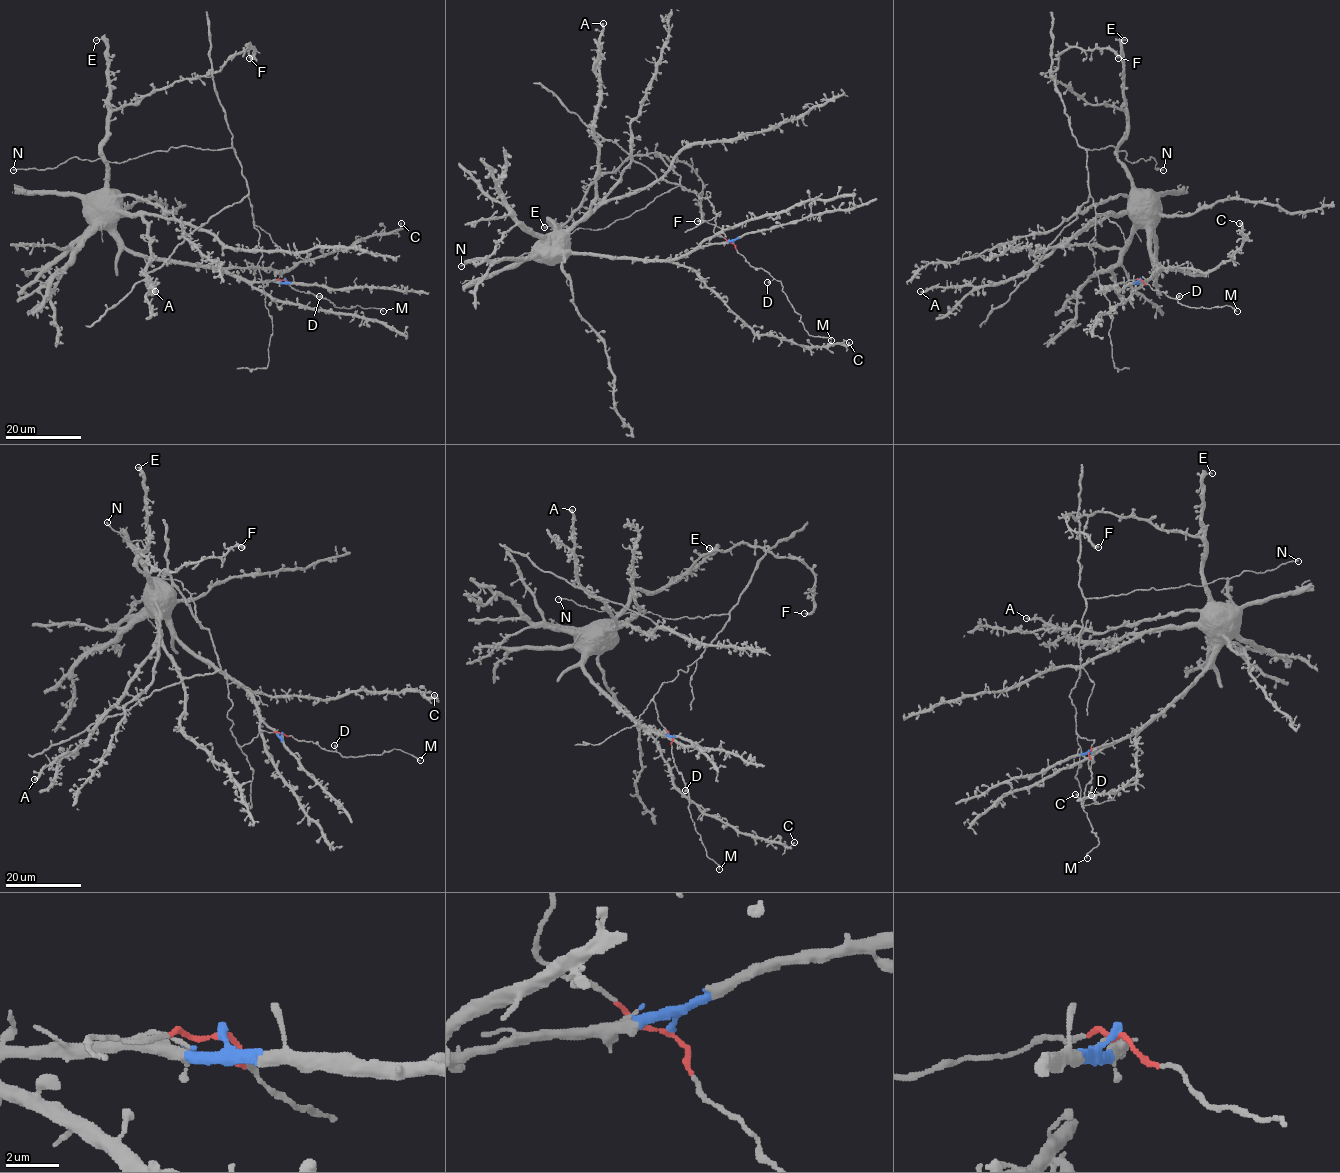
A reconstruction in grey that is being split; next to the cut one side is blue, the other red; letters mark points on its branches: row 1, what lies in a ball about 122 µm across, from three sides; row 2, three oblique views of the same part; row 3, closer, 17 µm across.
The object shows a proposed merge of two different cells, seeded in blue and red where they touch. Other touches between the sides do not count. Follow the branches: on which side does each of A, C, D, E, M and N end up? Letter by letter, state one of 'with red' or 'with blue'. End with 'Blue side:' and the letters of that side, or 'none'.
A: with blue
C: with blue
D: with red
E: with blue
M: with red
N: with red
Blue side: A, C, E

